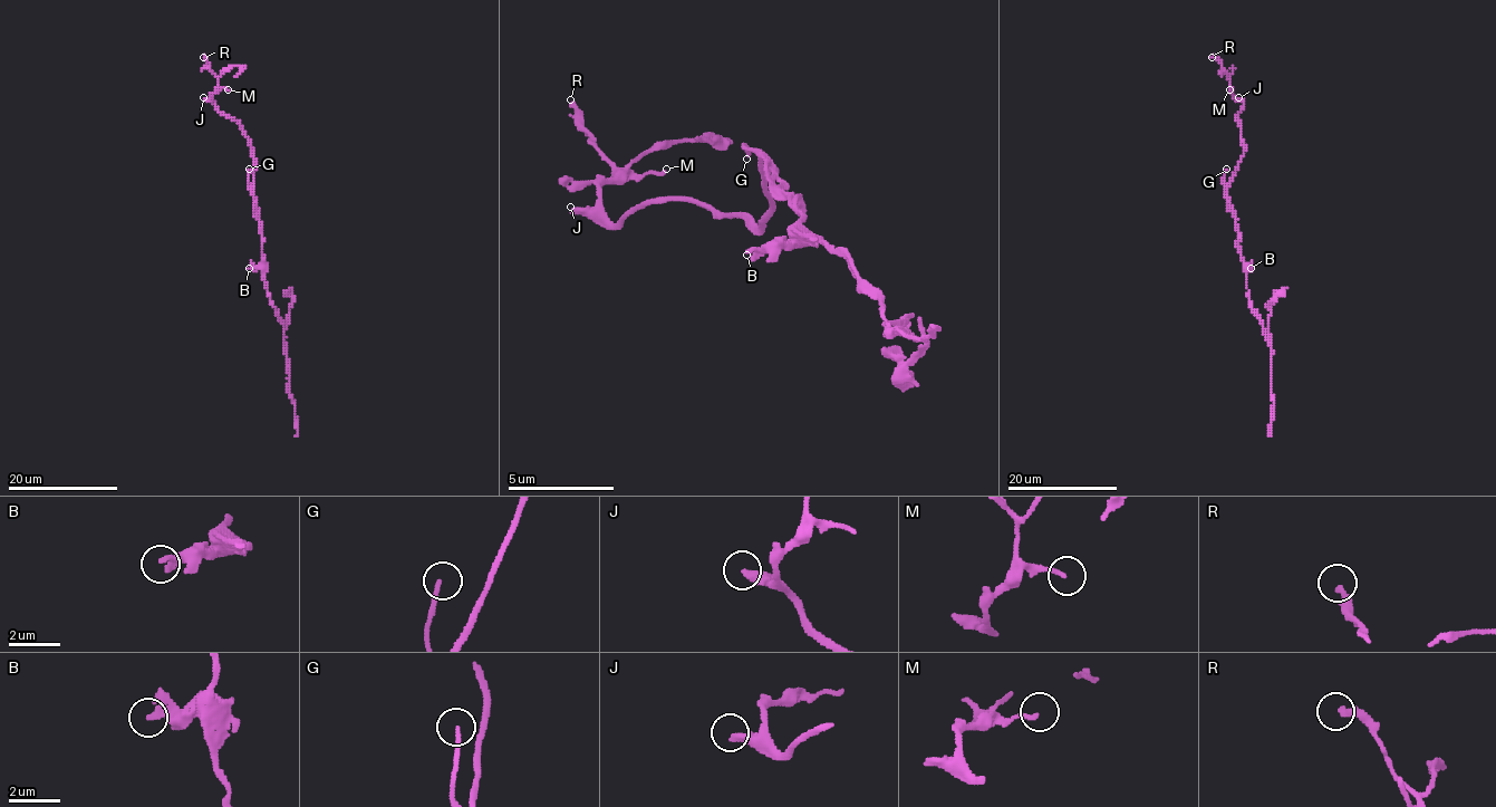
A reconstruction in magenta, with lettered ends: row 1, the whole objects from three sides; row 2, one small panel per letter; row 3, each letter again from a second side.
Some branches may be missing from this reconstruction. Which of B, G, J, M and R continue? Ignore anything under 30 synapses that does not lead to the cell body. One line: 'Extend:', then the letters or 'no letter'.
Extend: G, J

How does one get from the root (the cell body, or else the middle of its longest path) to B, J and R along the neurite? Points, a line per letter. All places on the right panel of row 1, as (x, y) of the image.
B: (1237, 227), (1241, 258), (1251, 268)
J: (1237, 227), (1226, 185), (1244, 149), (1237, 121), (1243, 106), (1238, 97)
R: (1237, 227), (1226, 185), (1244, 149), (1237, 121), (1243, 103), (1233, 96), (1231, 76), (1212, 57)

